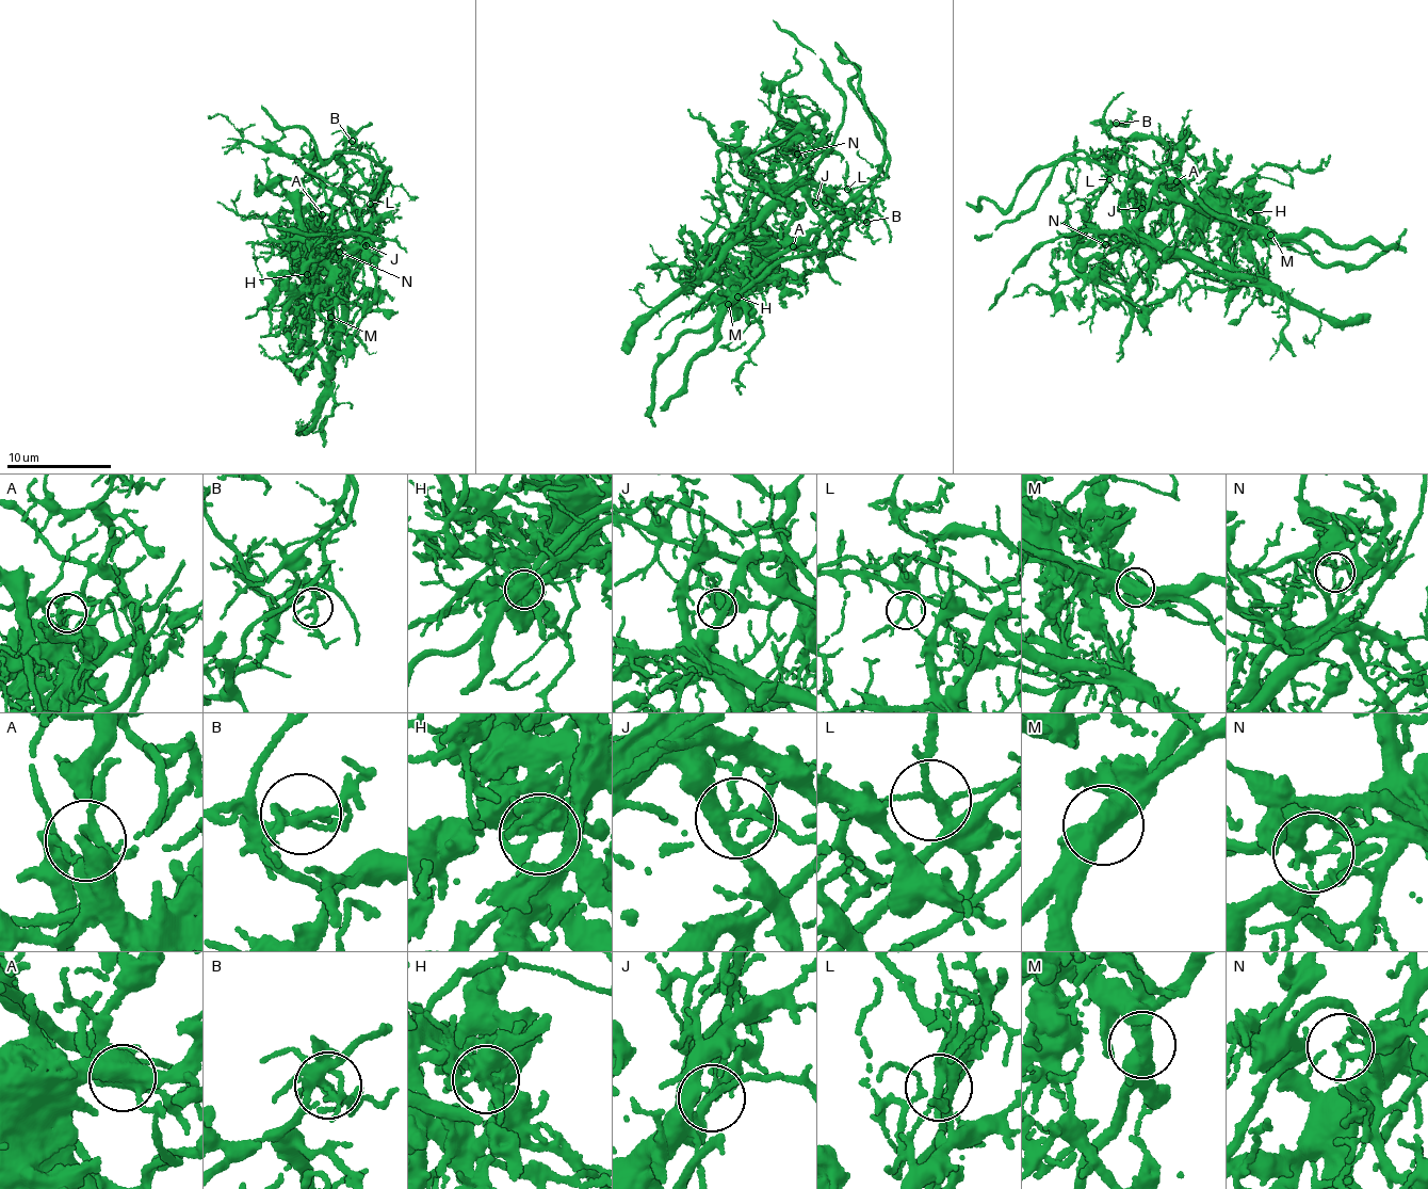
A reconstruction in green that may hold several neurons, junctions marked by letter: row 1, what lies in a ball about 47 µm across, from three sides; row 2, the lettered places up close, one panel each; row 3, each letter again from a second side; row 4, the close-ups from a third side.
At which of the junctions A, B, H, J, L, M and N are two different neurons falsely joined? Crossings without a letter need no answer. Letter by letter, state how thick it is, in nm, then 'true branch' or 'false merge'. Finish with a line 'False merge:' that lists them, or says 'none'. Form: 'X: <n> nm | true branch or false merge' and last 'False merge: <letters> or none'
A: 150 nm | false merge
B: 200 nm | true branch
H: 420 nm | false merge
J: 240 nm | true branch
L: 190 nm | false merge
M: 550 nm | false merge
N: 160 nm | false merge
False merge: A, H, L, M, N

